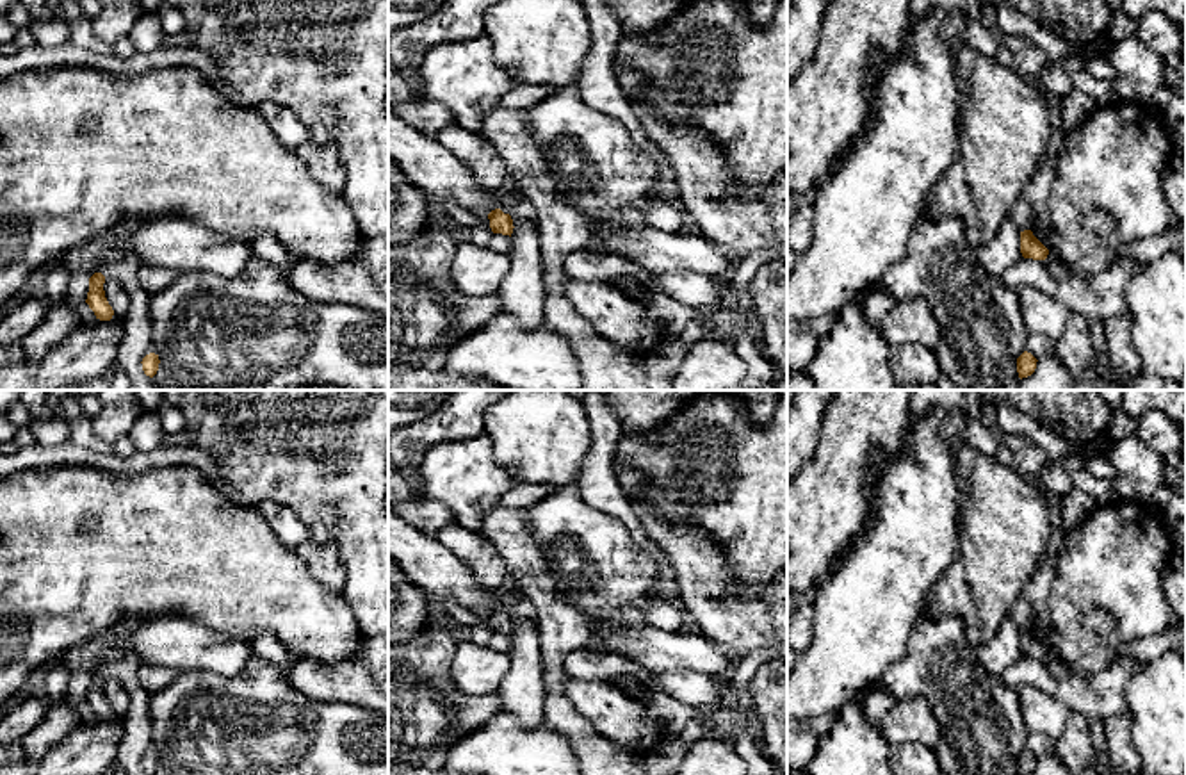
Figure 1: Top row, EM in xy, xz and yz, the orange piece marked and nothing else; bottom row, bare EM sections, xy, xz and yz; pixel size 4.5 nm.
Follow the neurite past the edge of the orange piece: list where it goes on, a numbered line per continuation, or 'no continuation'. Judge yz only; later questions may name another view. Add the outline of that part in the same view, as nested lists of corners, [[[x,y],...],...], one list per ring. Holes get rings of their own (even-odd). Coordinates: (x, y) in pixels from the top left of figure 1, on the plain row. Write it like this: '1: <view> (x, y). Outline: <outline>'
no continuation

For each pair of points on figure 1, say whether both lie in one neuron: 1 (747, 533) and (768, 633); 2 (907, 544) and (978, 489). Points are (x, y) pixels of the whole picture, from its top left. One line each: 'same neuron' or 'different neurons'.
1: different neurons
2: different neurons

